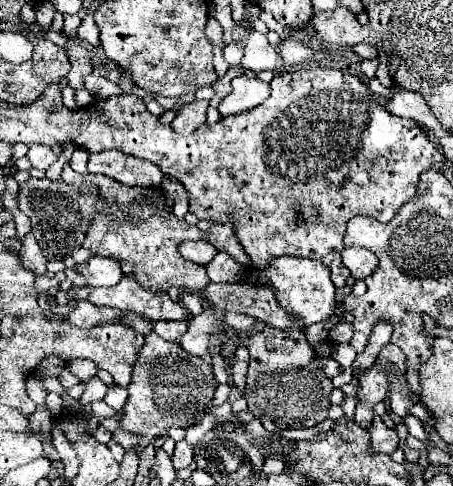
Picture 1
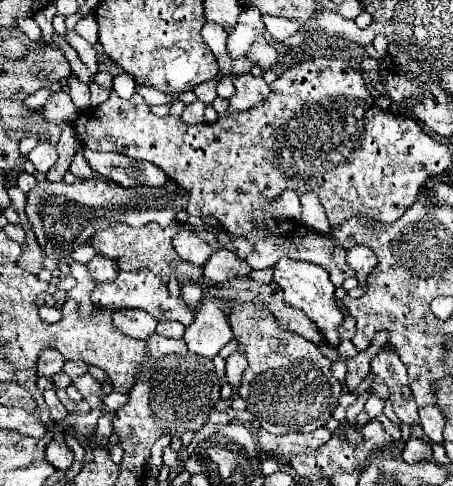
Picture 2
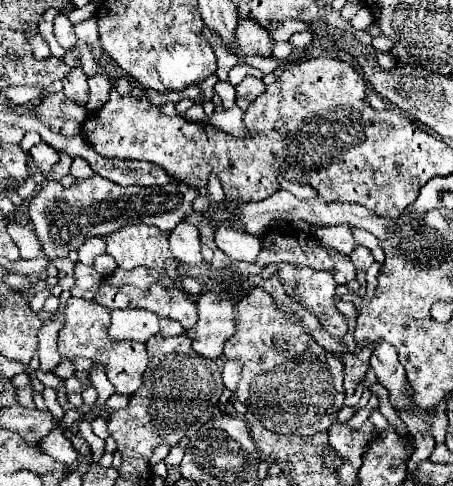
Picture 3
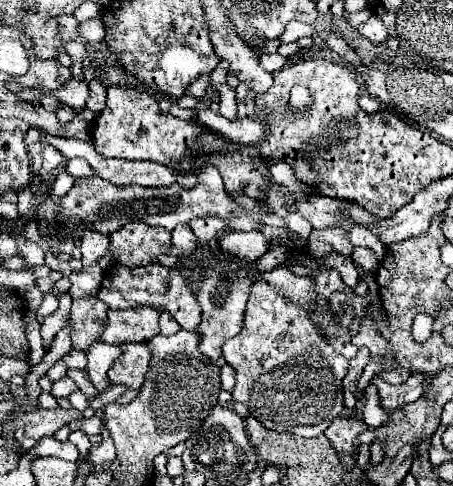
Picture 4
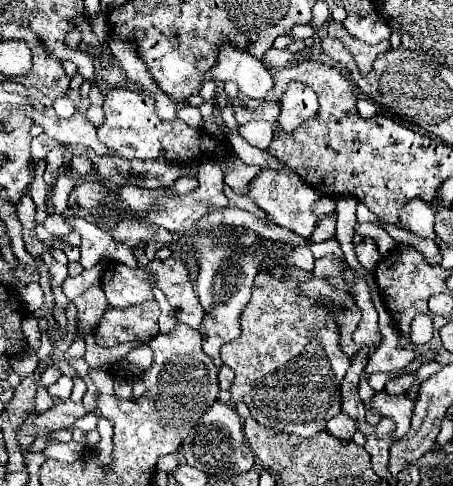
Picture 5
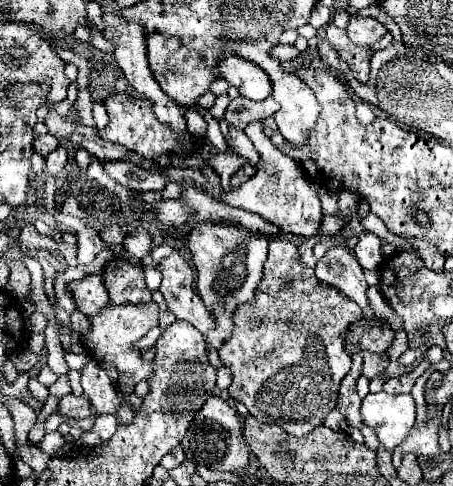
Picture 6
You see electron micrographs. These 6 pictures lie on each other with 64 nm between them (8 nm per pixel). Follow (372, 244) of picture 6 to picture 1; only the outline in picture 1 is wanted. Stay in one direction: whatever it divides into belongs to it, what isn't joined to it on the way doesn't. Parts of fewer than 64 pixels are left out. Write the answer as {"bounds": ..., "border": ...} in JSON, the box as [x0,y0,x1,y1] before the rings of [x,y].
{"bounds":[342,246,378,280],"border":[[[358,246],[345,247],[342,261],[356,280],[364,280],[366,276],[370,276],[378,264],[378,258],[373,252]]]}

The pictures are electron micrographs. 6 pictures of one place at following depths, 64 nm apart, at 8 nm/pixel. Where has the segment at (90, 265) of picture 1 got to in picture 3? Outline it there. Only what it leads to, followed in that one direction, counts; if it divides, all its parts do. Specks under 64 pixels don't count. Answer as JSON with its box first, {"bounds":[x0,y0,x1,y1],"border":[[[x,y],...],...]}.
{"bounds":[94,254,116,276],"border":[[[102,254],[102,256],[98,256],[96,260],[94,260],[94,270],[100,274],[100,276],[110,276],[110,274],[114,274],[114,270],[116,270],[116,260],[112,260],[112,256],[108,256],[108,254]]]}

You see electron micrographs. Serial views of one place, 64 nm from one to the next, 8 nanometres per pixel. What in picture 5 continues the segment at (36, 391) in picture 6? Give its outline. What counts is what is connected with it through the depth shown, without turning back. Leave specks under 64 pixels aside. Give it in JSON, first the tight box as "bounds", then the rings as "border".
{"bounds":[36,384,54,412],"border":[[[38,384],[38,392],[36,392],[36,410],[40,412],[44,412],[44,410],[48,410],[48,408],[52,408],[54,406],[54,400],[52,400],[52,396],[48,394],[48,390],[42,386],[42,384]]]}

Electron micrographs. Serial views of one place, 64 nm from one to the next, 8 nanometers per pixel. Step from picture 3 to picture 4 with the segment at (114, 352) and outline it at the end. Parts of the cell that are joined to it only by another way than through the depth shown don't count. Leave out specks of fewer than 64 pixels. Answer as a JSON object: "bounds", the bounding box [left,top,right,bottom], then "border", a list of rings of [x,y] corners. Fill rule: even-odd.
{"bounds":[70,296,150,390],"border":[[[96,296],[76,298],[70,306],[70,322],[72,322],[72,348],[88,352],[90,344],[98,342],[106,328],[106,312],[108,306]],[[122,344],[120,358],[110,366],[108,378],[112,384],[122,384],[130,390],[138,390],[144,382],[144,374],[150,364],[150,350],[142,344]]]}

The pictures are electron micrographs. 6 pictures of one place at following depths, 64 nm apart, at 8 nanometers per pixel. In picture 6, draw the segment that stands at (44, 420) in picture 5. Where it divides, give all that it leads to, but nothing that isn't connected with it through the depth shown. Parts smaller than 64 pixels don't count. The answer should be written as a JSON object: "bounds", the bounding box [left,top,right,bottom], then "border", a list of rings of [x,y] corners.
{"bounds":[58,394,92,420],"border":[[[68,394],[68,396],[64,396],[64,398],[60,400],[60,404],[58,404],[58,412],[60,412],[60,416],[66,418],[66,420],[88,418],[88,416],[92,414],[88,398],[86,398],[86,396],[76,398],[76,396],[72,396],[72,394]]]}

